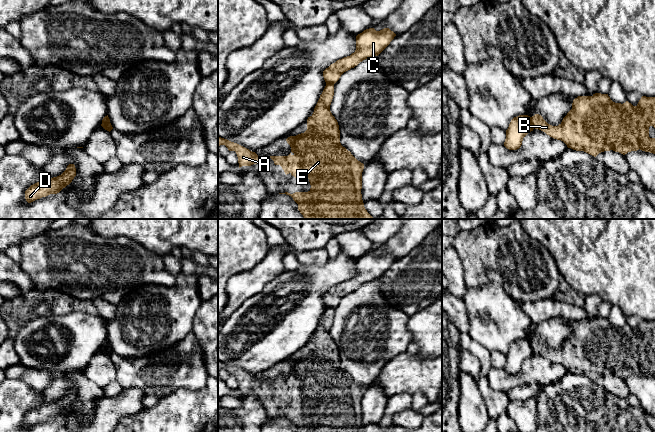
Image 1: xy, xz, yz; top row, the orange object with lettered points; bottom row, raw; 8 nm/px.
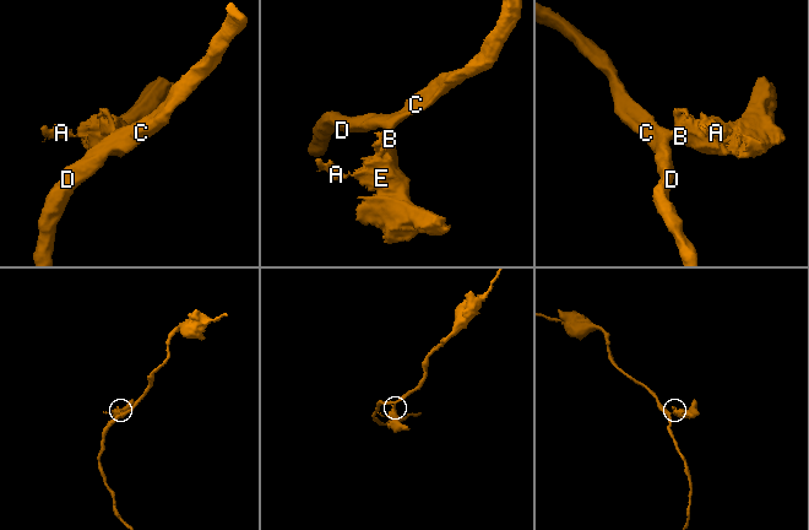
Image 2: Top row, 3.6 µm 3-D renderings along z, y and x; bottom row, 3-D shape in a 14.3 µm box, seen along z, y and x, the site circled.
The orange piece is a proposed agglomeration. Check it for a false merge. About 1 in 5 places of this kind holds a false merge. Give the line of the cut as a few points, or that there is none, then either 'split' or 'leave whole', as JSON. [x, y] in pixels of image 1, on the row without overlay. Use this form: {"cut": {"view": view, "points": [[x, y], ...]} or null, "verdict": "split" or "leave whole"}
{"cut": {"view": "yz", "points": [[530, 341], [531, 348], [534, 351]]}, "verdict": "split"}

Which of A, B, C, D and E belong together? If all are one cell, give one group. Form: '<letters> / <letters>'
A B E / C D

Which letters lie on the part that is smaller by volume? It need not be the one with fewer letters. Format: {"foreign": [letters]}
{"foreign": ["A", "B", "E"]}

